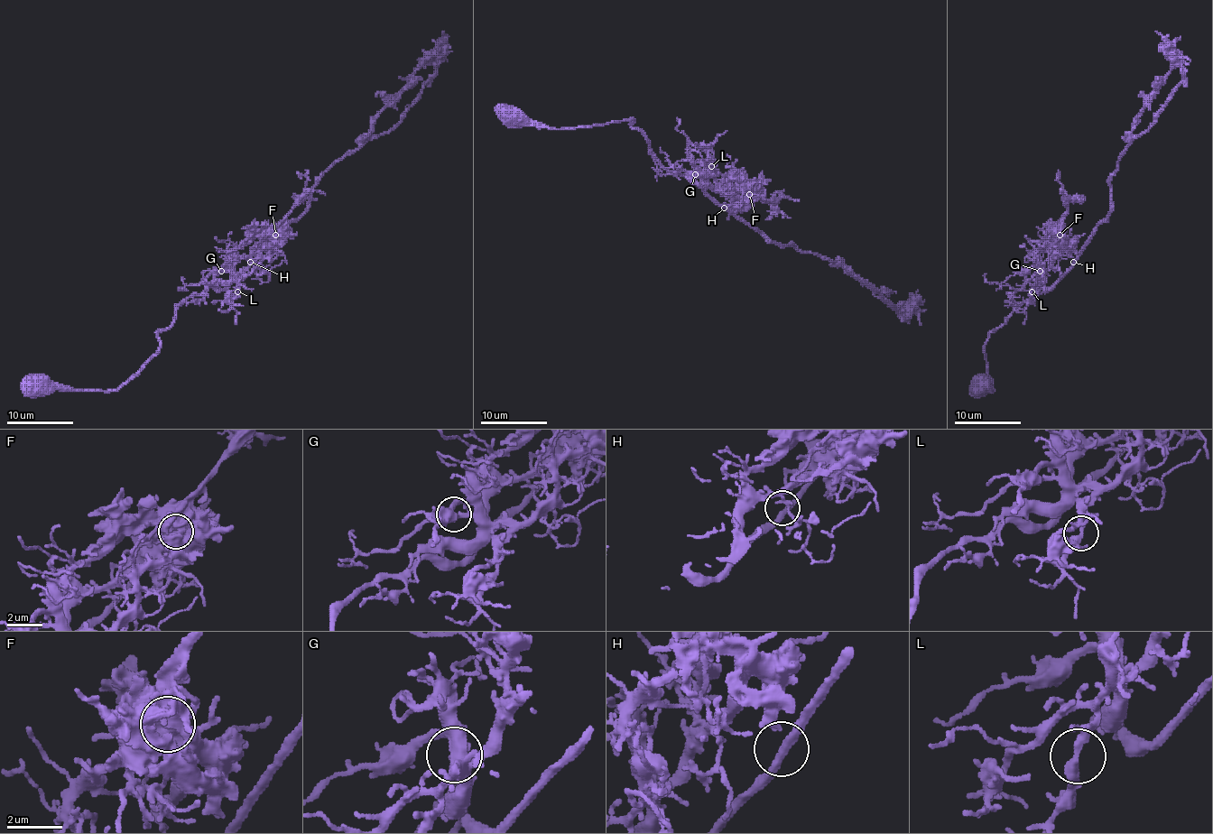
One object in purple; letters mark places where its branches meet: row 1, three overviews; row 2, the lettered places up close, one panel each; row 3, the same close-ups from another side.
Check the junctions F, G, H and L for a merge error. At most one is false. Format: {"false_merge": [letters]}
{"false_merge": ["F"]}

